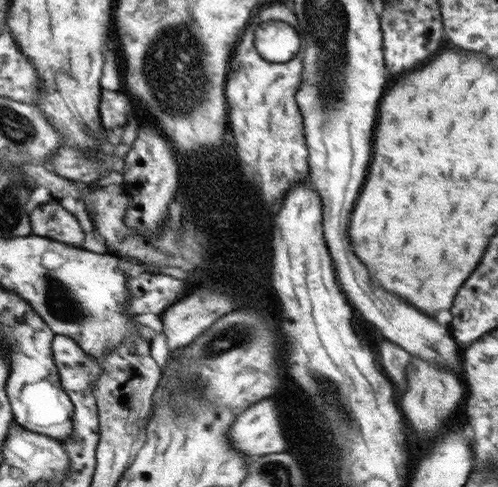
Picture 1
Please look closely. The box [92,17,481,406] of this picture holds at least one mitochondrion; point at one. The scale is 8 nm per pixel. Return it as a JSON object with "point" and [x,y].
{"point":[175,64]}

